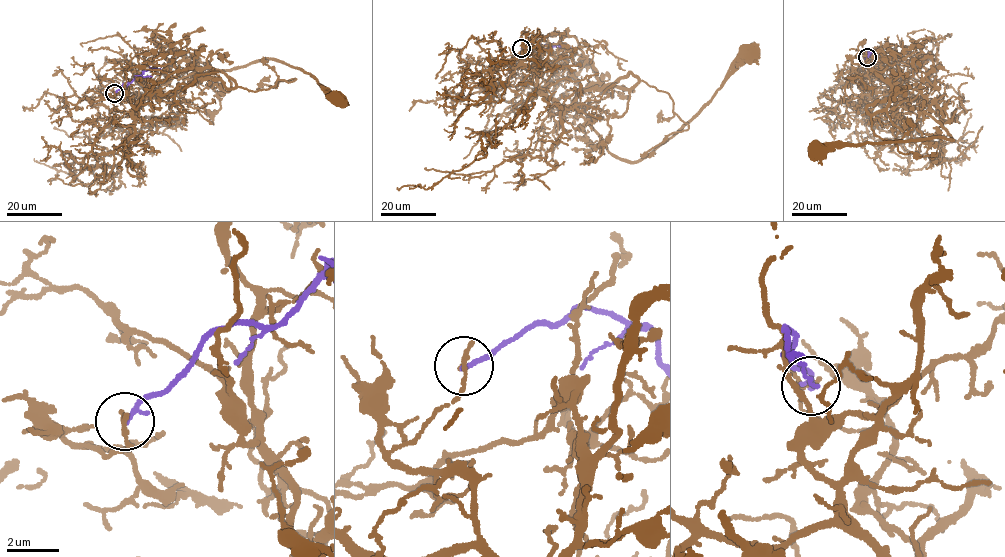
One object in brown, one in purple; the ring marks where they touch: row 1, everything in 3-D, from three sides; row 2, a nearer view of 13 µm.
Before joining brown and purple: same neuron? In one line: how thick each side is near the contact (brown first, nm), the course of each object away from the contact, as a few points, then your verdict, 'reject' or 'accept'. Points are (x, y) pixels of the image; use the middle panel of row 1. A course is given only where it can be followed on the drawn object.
200 nm thick on the brown side, 190 nm on the other; brown runs (521, 48), (514, 57), (521, 59), (538, 89), (580, 114), (611, 153), (636, 162), (710, 101), (753, 52); purple runs (521, 48), (534, 42), (544, 48), (555, 45), (570, 47); reject

